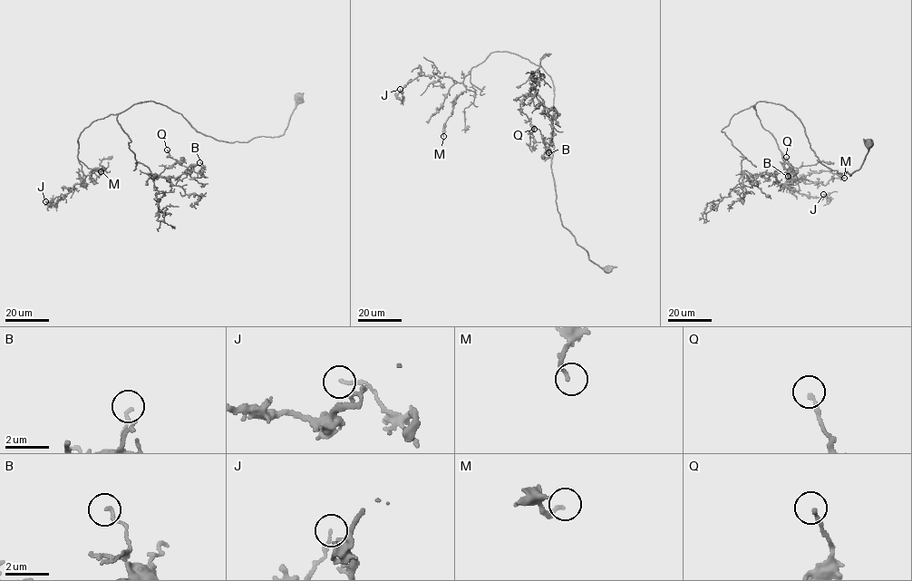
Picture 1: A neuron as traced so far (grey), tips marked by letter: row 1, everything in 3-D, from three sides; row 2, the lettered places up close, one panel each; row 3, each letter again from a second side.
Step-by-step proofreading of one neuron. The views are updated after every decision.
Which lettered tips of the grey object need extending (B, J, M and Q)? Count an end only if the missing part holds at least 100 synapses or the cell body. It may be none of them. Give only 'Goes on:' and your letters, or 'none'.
Goes on: none

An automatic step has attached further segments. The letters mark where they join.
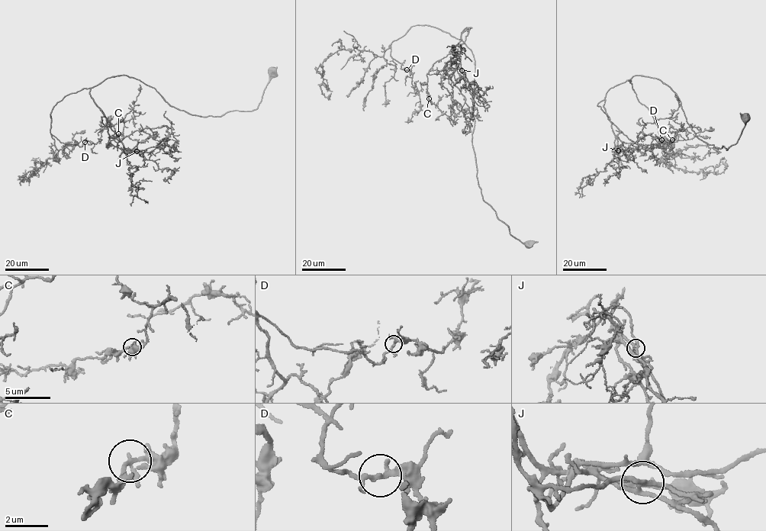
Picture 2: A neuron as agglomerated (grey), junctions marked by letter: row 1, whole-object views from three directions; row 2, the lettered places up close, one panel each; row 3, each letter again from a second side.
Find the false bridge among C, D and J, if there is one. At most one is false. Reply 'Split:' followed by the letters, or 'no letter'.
Split: J

